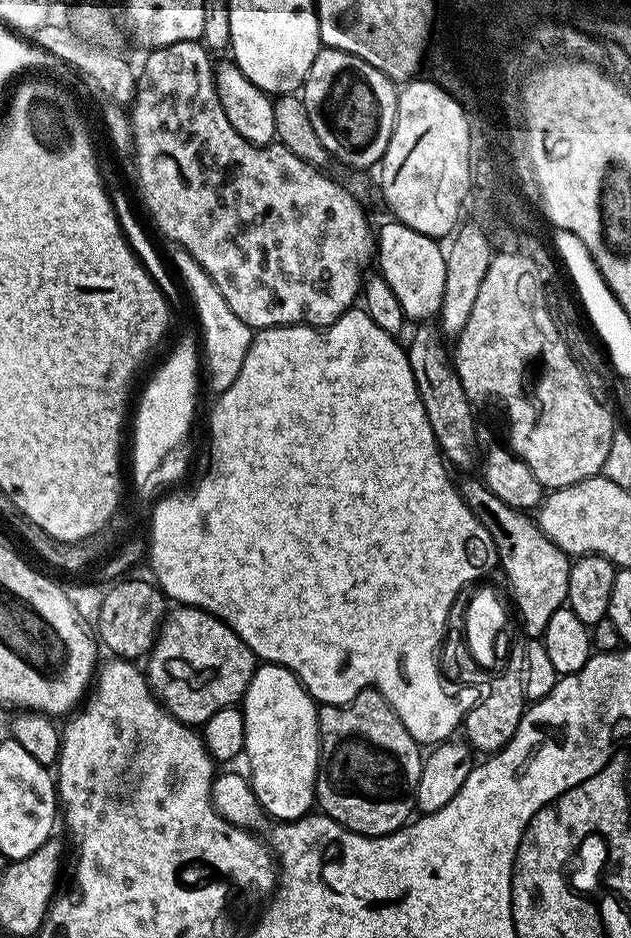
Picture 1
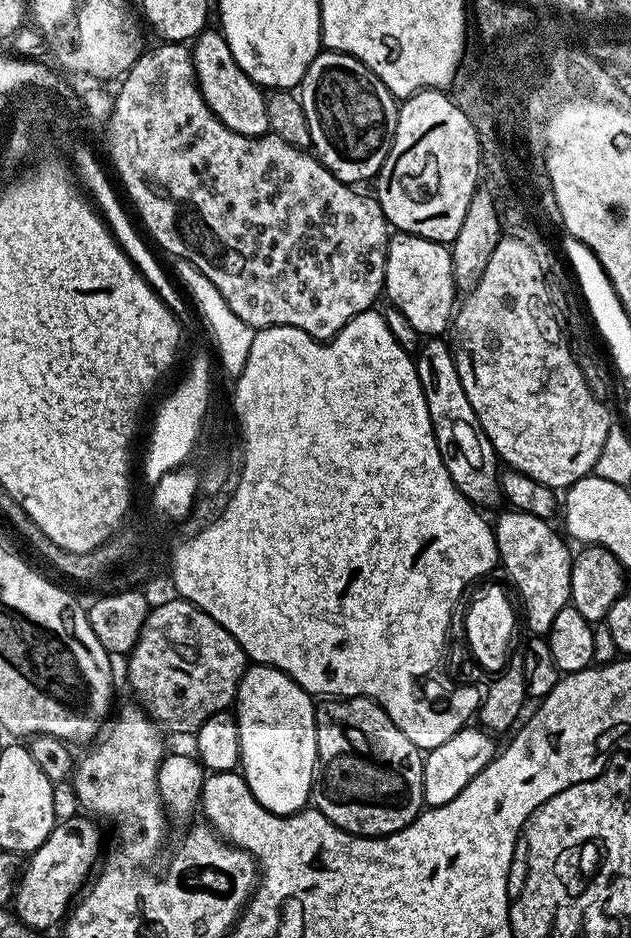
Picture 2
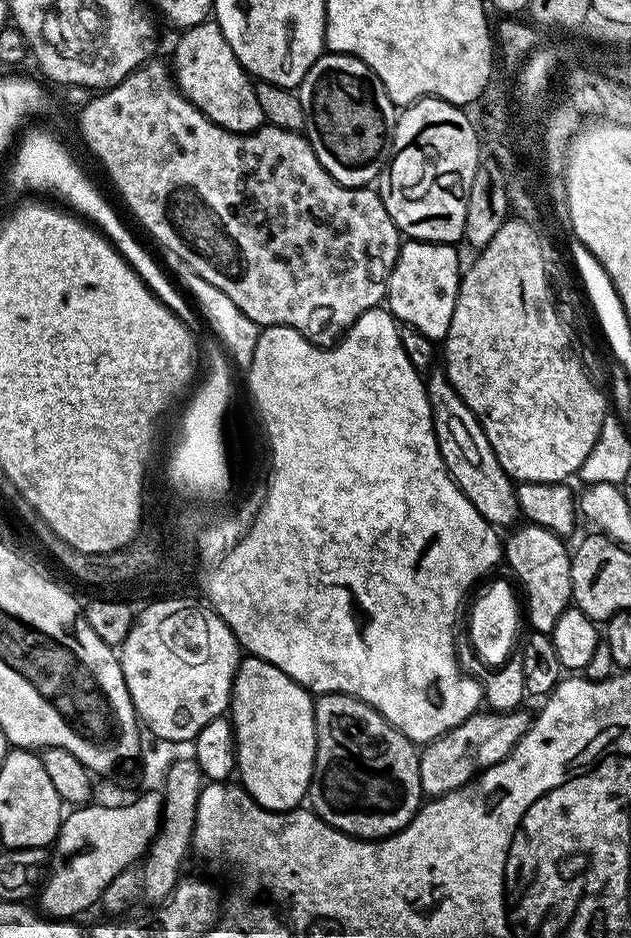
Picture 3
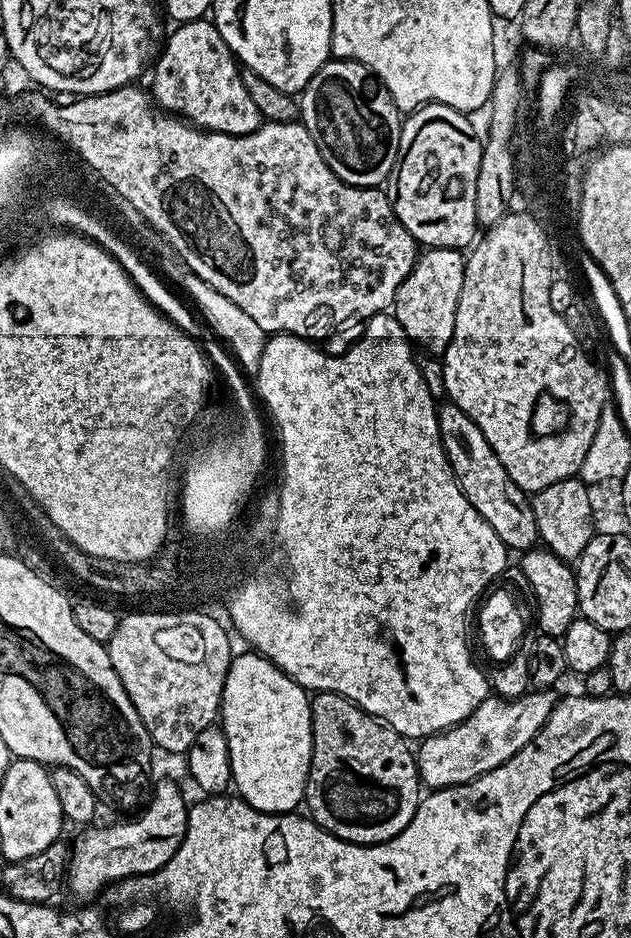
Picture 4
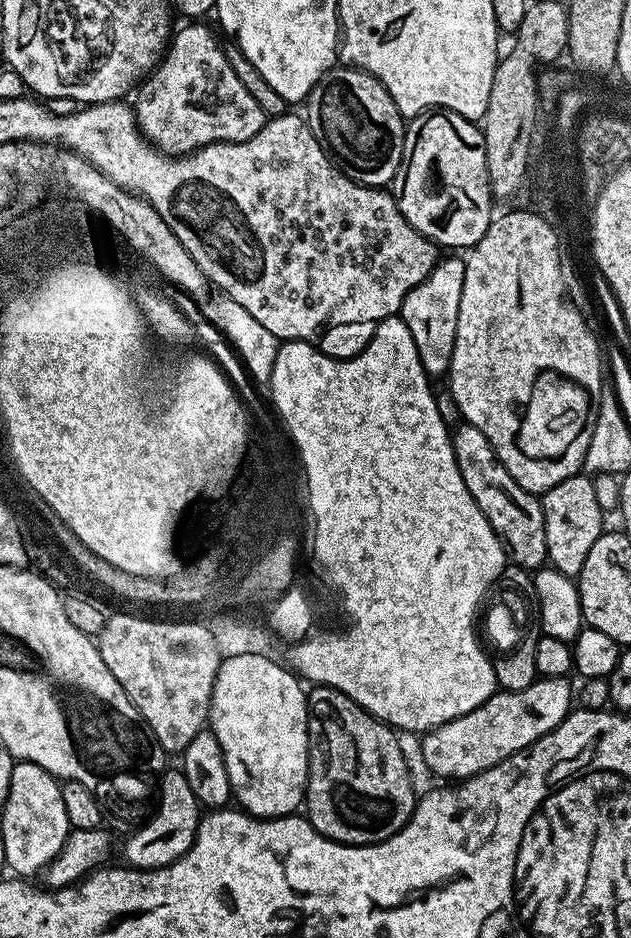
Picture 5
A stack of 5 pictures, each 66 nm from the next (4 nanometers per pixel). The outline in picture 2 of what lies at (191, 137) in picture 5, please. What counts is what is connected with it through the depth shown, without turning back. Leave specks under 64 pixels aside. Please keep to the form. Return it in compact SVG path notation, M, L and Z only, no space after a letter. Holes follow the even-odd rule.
M205 30L196 37L190 51L196 84L200 88L206 106L216 115L227 128L243 136L262 136L268 132L266 118L266 96L260 85L253 80L234 62L234 54L230 54L230 46L226 42L223 31Z

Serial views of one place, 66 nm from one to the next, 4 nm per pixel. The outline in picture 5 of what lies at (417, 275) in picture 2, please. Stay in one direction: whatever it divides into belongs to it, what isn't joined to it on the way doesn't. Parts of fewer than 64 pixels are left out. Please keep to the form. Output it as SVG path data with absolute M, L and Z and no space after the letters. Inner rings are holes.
M452 254L449 260L441 259L436 268L414 290L406 294L399 310L400 319L406 322L414 346L418 346L418 358L429 377L443 377L448 371L454 354L454 338L458 330L458 306L462 302L464 260Z

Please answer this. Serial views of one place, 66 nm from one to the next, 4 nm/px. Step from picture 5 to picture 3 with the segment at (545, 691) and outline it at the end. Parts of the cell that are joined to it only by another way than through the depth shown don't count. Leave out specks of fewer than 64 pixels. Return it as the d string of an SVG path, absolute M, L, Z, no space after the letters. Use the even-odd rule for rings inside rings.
M481 710L457 728L453 728L447 735L431 741L420 752L420 777L425 797L445 796L447 792L464 787L480 773L502 762L523 738L529 723L530 716L527 716L524 710L514 712Z

